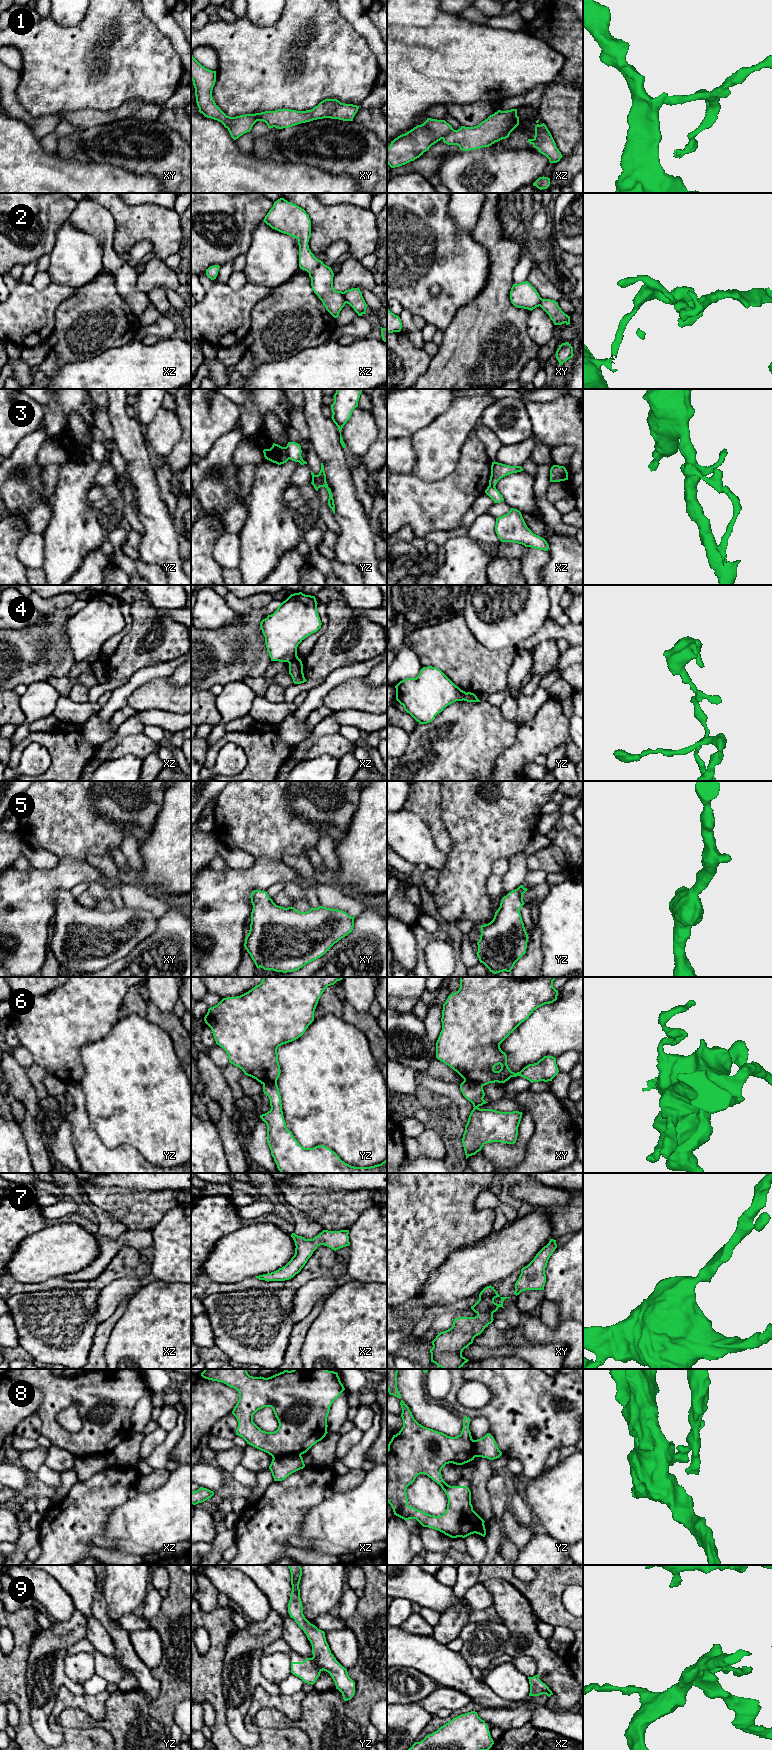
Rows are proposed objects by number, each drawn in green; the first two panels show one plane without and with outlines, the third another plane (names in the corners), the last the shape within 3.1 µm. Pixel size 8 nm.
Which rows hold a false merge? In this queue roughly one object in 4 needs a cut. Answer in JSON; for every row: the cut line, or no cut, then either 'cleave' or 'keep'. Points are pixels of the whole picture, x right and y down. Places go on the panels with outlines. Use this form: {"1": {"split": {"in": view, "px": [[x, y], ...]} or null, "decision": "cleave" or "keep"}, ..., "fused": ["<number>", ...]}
{"1": {"split": {"in": "xz", "px": [[453, 129], [442, 138]]}, "decision": "cleave"}, "2": {"split": {"in": "xz", "px": [[342, 292], [346, 302]]}, "decision": "cleave"}, "3": {"split": {"in": "yz", "px": [[284, 447], [289, 458]]}, "decision": "cleave"}, "4": {"split": {"in": "xz", "px": [[297, 657], [289, 663]]}, "decision": "cleave"}, "5": {"split": null, "decision": "keep"}, "6": {"split": {"in": "xy", "px": [[464, 1079], [475, 1081], [482, 1086]]}, "decision": "cleave"}, "7": {"split": null, "decision": "keep"}, "8": {"split": {"in": "xz", "px": [[300, 1454], [289, 1454], [273, 1458]]}, "decision": "cleave"}, "9": {"split": null, "decision": "keep"}, "fused": ["1", "2", "3", "4", "6", "8"]}

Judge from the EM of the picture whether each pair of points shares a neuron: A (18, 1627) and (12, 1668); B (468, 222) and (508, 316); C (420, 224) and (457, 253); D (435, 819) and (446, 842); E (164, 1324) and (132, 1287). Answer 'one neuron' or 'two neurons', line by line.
A: one neuron
B: two neurons
C: one neuron
D: one neuron
E: two neurons

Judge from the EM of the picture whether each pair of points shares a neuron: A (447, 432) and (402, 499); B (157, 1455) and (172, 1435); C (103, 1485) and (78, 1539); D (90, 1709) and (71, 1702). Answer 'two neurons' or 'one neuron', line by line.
A: two neurons
B: one neuron
C: one neuron
D: one neuron

